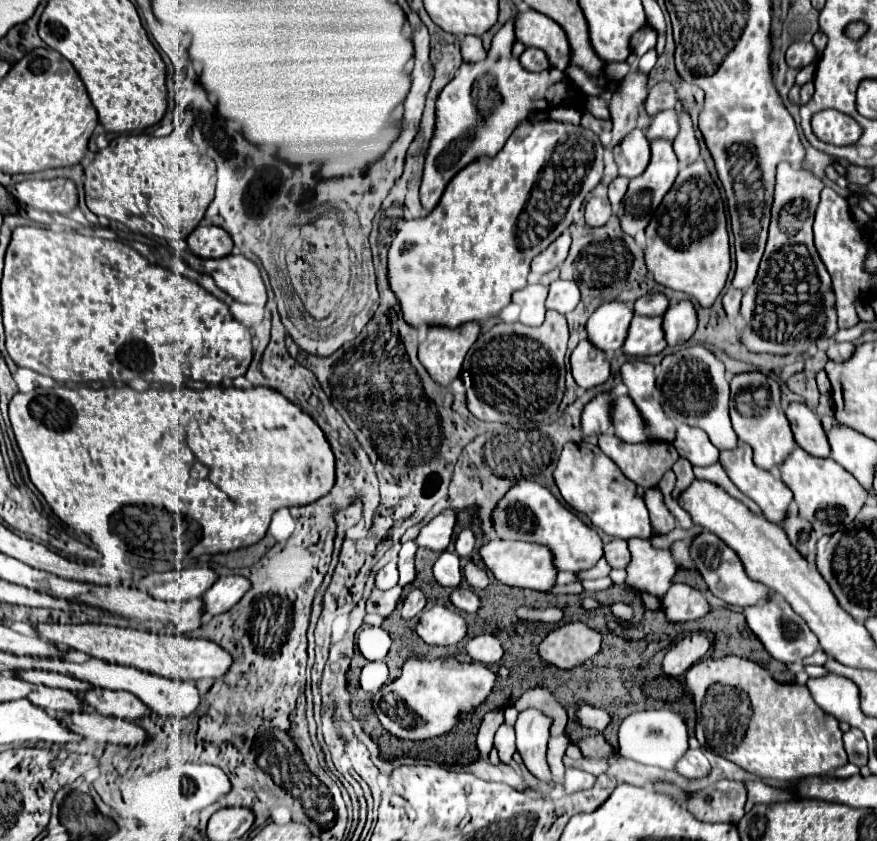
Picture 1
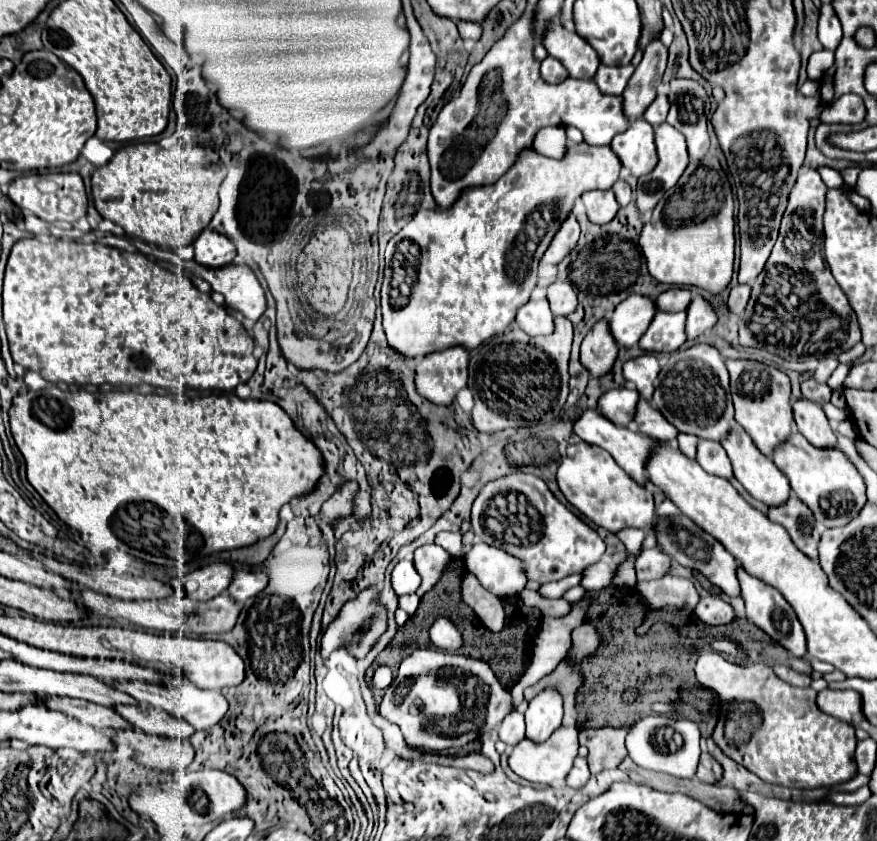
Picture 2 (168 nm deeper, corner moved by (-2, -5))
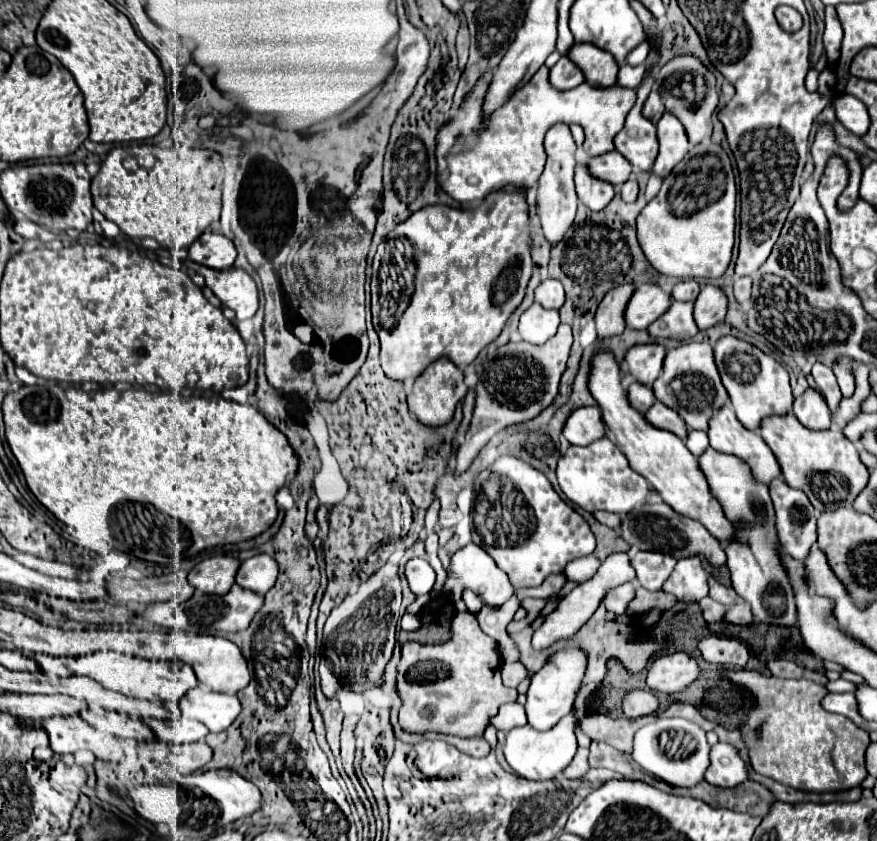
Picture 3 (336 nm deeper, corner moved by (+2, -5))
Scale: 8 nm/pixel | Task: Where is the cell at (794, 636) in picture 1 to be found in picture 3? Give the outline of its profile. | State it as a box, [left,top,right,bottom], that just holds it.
[698,447,796,627]

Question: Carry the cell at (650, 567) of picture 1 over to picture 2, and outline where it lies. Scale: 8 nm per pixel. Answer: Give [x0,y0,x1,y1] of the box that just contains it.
[616,527,646,555]

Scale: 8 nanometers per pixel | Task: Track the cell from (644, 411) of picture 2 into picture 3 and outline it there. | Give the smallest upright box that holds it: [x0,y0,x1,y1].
[644,401,686,441]

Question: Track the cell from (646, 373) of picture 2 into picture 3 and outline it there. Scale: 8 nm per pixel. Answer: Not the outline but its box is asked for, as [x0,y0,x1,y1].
[624,345,664,387]

